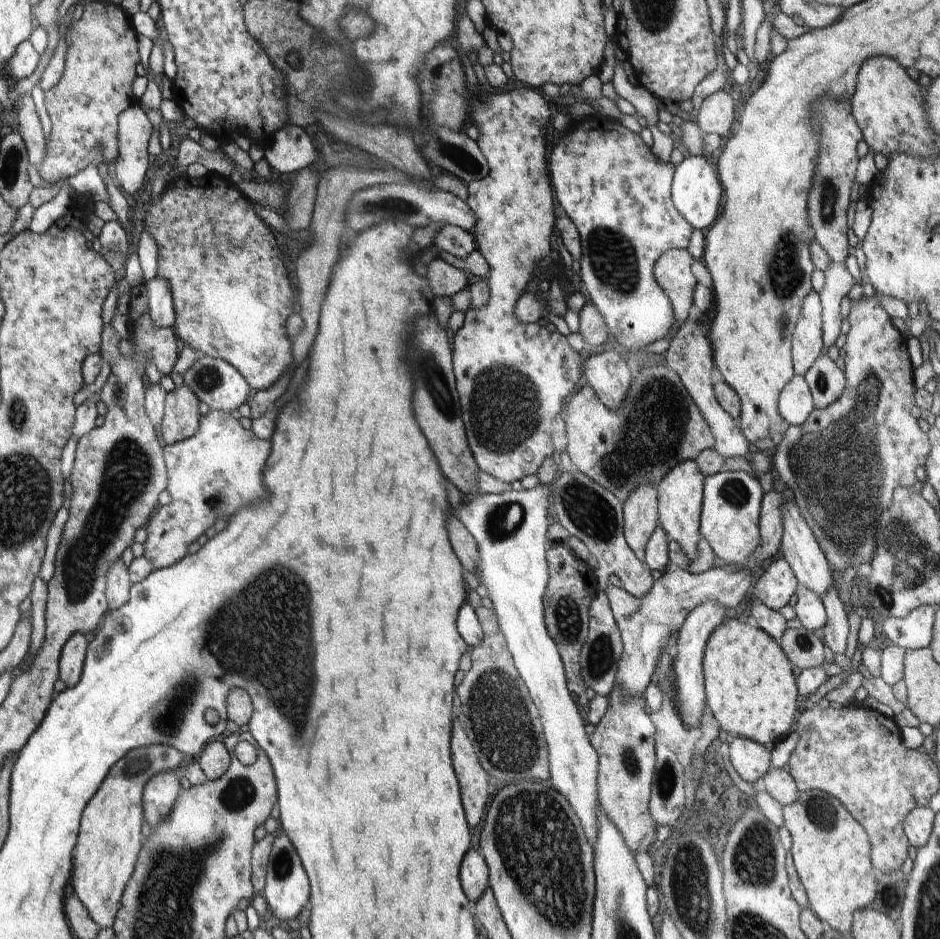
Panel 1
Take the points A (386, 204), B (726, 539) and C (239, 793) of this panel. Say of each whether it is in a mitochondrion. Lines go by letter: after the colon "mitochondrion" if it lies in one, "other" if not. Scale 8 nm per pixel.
A: mitochondrion
B: other
C: mitochondrion

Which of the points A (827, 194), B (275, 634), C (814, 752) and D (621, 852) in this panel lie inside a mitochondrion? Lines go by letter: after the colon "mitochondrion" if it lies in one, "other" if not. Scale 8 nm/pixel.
A: mitochondrion
B: mitochondrion
C: other
D: other

